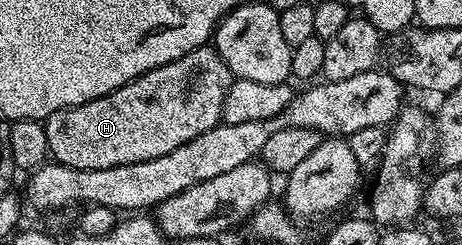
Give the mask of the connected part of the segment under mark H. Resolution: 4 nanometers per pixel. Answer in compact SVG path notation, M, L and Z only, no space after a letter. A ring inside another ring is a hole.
M216 47L191 50L191 54L183 54L183 58L167 62L167 66L159 66L143 74L119 86L111 94L48 116L43 123L47 130L49 155L56 163L78 170L107 170L111 166L127 166L147 162L151 158L163 158L163 154L171 154L171 150L183 146L183 142L191 142L191 138L199 138L199 134L207 134L207 130L222 123L221 107L234 79Z

